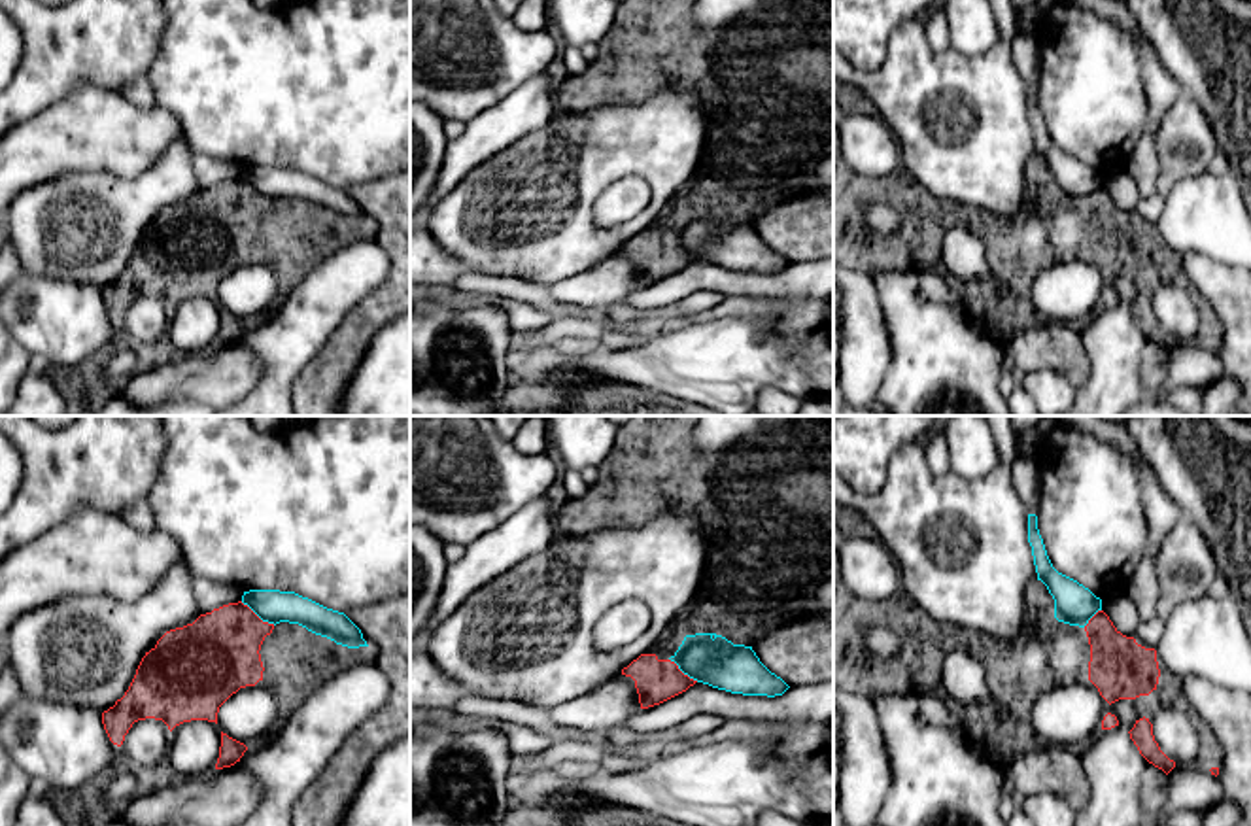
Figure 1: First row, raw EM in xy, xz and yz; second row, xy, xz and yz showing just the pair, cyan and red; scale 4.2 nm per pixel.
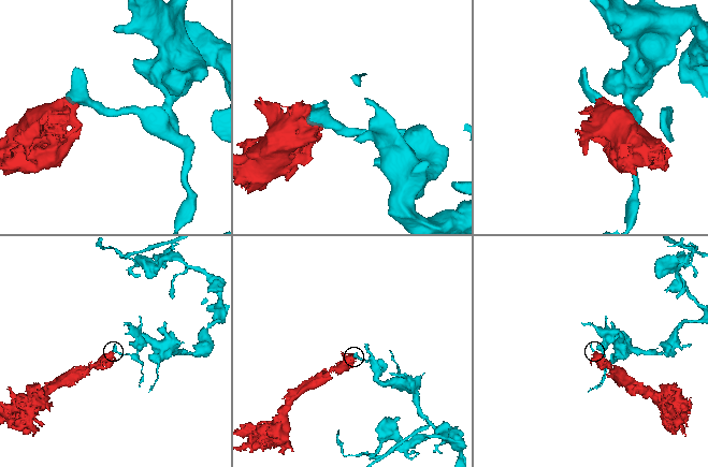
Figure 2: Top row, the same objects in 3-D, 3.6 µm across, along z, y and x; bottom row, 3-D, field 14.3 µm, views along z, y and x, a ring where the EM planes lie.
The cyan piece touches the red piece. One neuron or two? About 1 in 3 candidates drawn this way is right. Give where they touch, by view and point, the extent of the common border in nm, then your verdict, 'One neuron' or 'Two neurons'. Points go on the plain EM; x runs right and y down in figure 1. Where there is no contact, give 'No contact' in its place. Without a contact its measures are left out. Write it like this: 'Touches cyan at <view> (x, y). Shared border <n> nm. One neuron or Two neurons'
Touches cyan at xy (257, 191). Shared border 180 nm. Two neurons

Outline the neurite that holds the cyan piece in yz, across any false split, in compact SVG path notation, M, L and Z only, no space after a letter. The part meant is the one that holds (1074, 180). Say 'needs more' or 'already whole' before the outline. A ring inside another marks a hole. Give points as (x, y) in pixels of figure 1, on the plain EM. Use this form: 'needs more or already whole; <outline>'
already whole; M1028 91L1028 119L1032 123L1037 157L1047 163L1054 176L1054 195L1070 202L1085 204L1102 187L1102 176L1053 144L1037 106L1036 91Z

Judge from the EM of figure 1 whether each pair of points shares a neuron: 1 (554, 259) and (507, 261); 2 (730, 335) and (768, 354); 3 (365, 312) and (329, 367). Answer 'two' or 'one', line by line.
1: one
2: one
3: one

